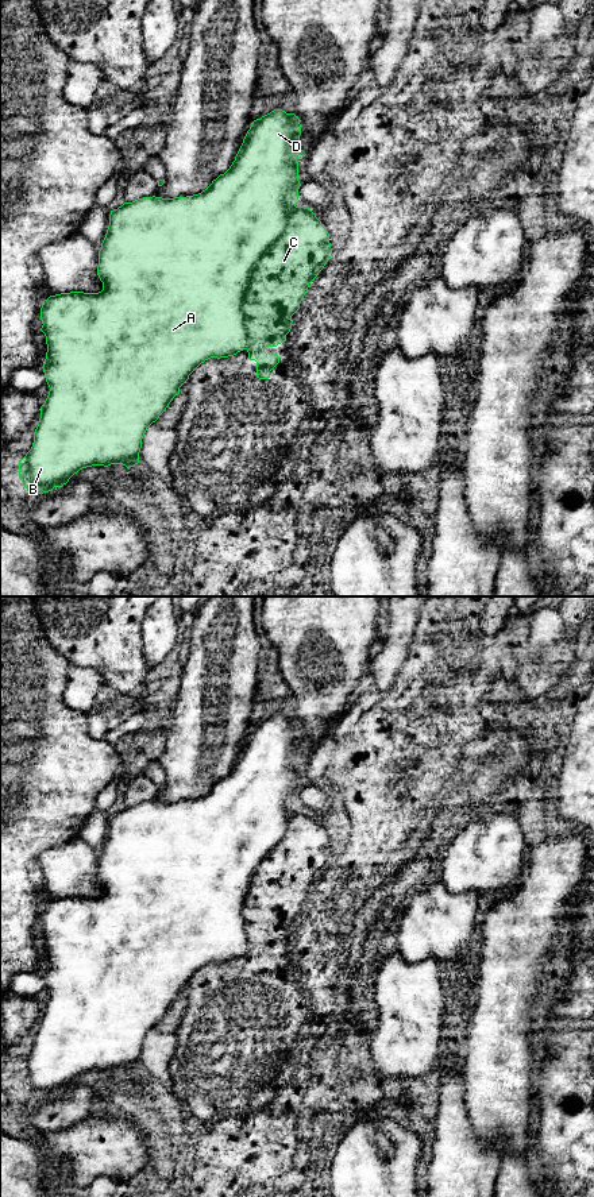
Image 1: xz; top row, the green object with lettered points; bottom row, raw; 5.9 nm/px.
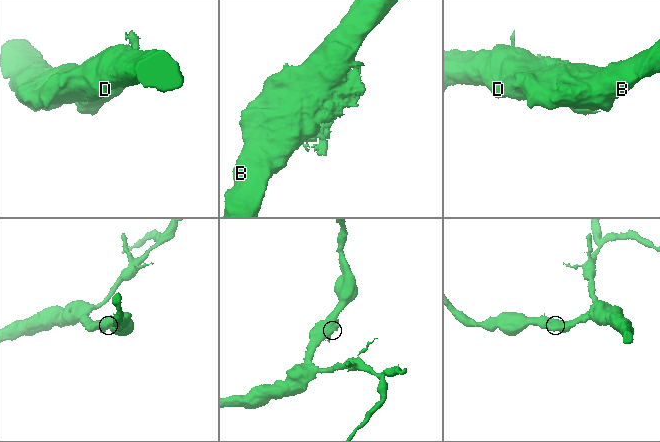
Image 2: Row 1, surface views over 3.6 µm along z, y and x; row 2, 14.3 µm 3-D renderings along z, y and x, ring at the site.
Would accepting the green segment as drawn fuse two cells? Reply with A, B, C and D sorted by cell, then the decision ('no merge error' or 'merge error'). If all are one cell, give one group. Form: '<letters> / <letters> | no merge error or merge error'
A B D / C | merge error

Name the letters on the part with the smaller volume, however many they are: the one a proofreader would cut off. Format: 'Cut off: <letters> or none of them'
Cut off: C

